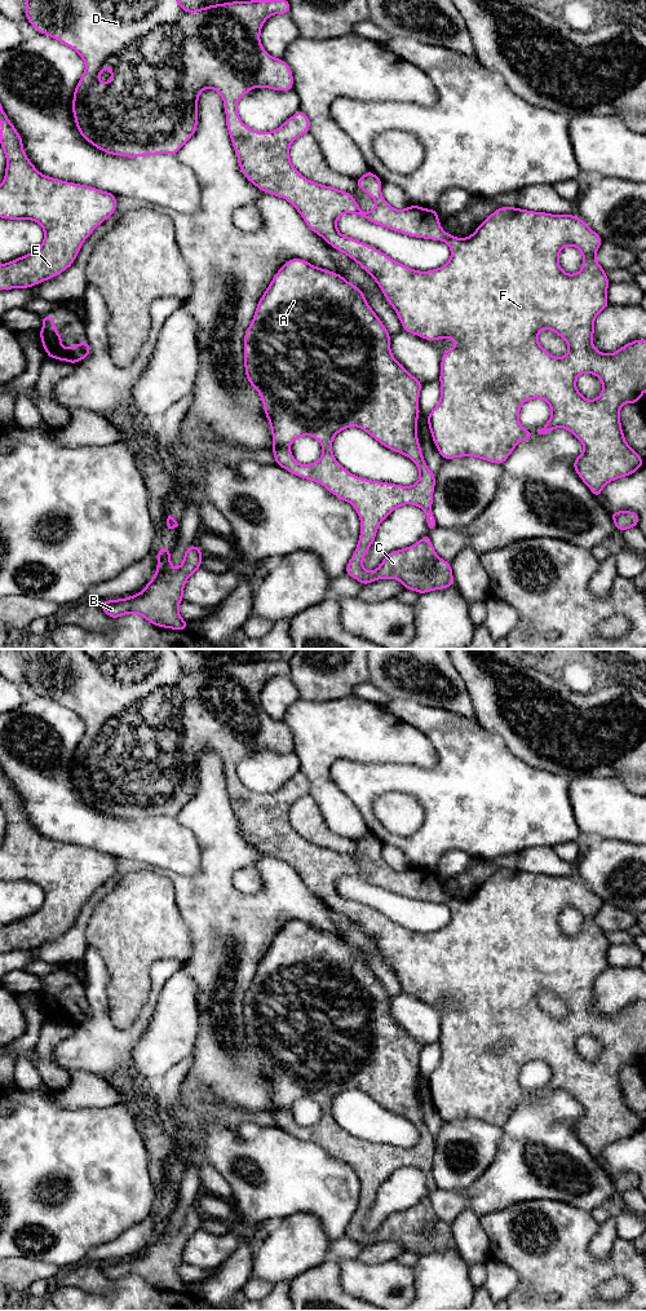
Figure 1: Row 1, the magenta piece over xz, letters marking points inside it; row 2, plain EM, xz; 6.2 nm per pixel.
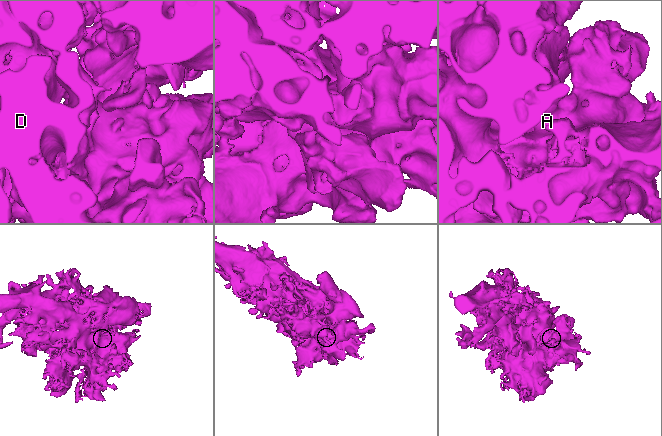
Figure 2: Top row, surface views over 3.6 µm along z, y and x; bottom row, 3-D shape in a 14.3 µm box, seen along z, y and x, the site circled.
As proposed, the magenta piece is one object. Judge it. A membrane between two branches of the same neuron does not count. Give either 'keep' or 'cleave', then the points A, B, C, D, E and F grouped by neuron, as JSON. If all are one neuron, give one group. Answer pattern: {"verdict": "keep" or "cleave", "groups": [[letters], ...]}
{"verdict": "keep", "groups": [["A", "B", "C", "D", "E", "F"]]}

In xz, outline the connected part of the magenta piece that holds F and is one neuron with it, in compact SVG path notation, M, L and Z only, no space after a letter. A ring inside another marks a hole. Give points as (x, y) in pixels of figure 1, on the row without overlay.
M21 649L21 652L22 652L22 657L26 659L26 683L30 684L39 696L45 696L74 711L85 724L85 732L74 752L72 777L75 780L75 787L78 793L80 794L81 799L87 804L90 804L94 809L97 809L98 812L106 816L119 817L125 820L138 820L143 817L158 817L158 816L176 817L180 813L180 811L196 794L198 782L199 782L198 762L200 755L207 750L214 751L224 762L224 771L226 776L226 790L230 796L233 809L238 818L239 830L242 835L245 838L245 840L251 846L253 846L257 851L270 857L280 858L286 861L288 865L291 865L297 871L297 874L300 875L305 886L309 888L309 891L311 891L315 896L322 899L331 909L345 915L346 918L353 921L358 927L360 927L381 950L386 963L395 972L402 985L403 993L415 996L416 998L420 998L428 1003L437 1003L439 1001L452 1001L456 1003L455 1010L446 1011L442 1016L441 1037L438 1041L441 1045L441 1059L438 1065L426 1078L429 1092L433 1099L434 1107L438 1114L441 1116L441 1118L443 1120L443 1122L463 1120L463 1118L473 1118L473 1120L487 1122L490 1125L503 1127L521 1103L531 1102L534 1099L534 1095L531 1092L527 1092L521 1087L519 1072L526 1063L539 1060L539 1061L544 1061L550 1068L552 1076L549 1082L545 1085L545 1087L541 1091L537 1092L537 1095L547 1096L553 1091L565 1090L583 1105L584 1113L572 1124L572 1127L578 1138L590 1151L594 1158L599 1160L603 1149L609 1144L619 1142L625 1138L630 1138L642 1129L645 1122L625 1103L621 1085L620 1085L620 1071L624 1065L638 1065L642 1056L646 1054L646 1001L637 1001L634 1003L624 1006L620 1011L610 1016L605 1016L594 1010L592 1005L594 998L594 981L602 972L605 972L610 967L607 962L607 950L611 944L609 943L605 931L596 922L596 915L599 911L603 901L594 892L592 892L580 879L578 879L576 877L553 877L547 874L535 874L528 871L521 871L517 869L500 869L496 873L494 873L484 883L482 883L482 886L474 892L472 897L461 901L446 895L442 891L437 871L428 871L413 866L411 866L404 871L393 870L382 860L381 856L382 842L379 840L371 831L368 831L366 837L355 842L359 852L363 852L364 855L371 857L376 865L376 869L368 874L363 874L359 870L353 856L339 852L336 849L314 844L304 839L291 825L289 809L296 800L310 794L309 778L298 772L293 778L287 781L279 790L271 794L258 794L245 787L242 783L236 772L236 767L239 762L253 750L269 750L279 754L287 754L293 751L293 736L291 729L284 721L279 721L270 718L262 710L261 701L260 701L261 690L269 679L275 676L289 676L291 674L289 662L273 661L273 662L231 663L231 665L213 666L200 671L187 672L180 665L178 658L173 649ZM107 729L111 732L111 742L107 745L102 745L98 742L98 740L102 736L102 733ZM344 875L359 877L372 886L380 887L389 892L399 893L403 897L444 904L448 906L451 911L451 919L443 928L437 931L432 931L428 933L419 933L416 931L411 931L390 921L384 914L367 905L342 897L337 892L337 882ZM567 908L576 909L583 917L583 928L575 936L565 935L558 923L559 914ZM545 990L554 993L559 999L562 999L566 1003L566 1006L568 1007L568 1014L565 1019L550 1018L537 1005L537 997ZM585 1034L593 1036L602 1043L602 1054L596 1061L587 1061L576 1050L578 1038Z

